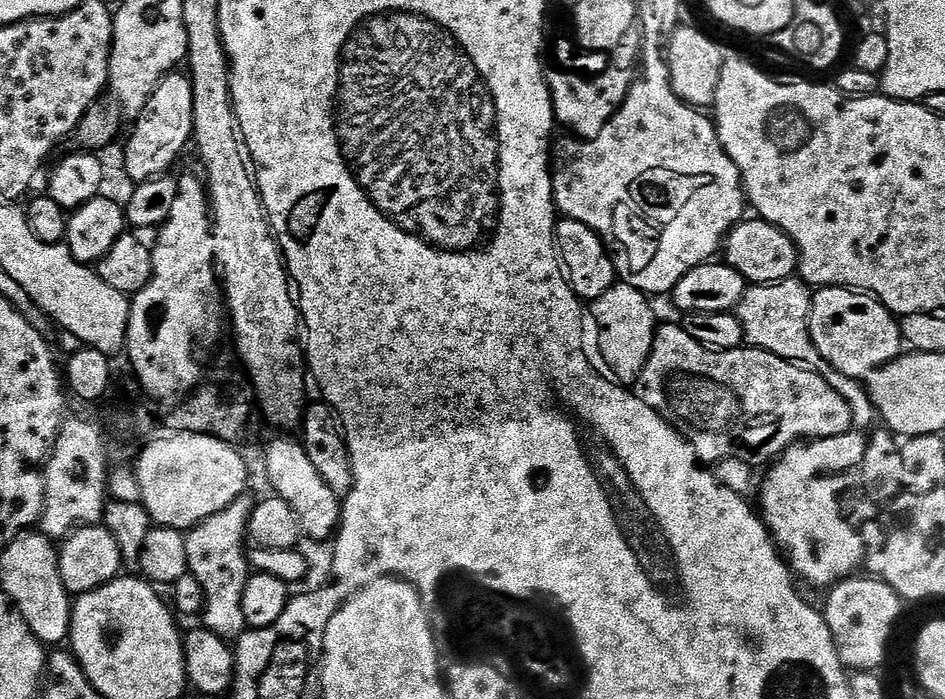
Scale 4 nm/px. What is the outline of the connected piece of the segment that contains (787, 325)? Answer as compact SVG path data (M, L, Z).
M799 278L779 280L773 284L753 284L745 287L744 297L736 305L734 313L741 320L744 337L751 347L773 352L783 360L792 360L815 370L822 379L830 382L830 386L834 386L834 390L838 390L838 394L842 394L842 398L846 398L846 404L850 406L853 429L871 429L877 423L878 413L872 405L872 399L868 397L867 387L857 377L842 374L835 366L826 363L814 346L808 329L812 293L813 289Z

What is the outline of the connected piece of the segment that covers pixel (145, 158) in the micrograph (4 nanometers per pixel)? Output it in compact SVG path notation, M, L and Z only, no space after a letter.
M173 70L167 76L163 76L151 92L152 97L145 102L144 109L132 128L132 137L124 148L124 168L128 171L133 185L145 184L147 180L169 175L173 171L176 159L183 154L187 144L189 147L193 139L194 86L191 75Z

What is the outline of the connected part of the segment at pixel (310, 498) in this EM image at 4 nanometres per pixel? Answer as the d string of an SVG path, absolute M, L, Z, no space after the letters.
M280 434L277 440L268 444L264 452L264 468L268 471L268 480L272 483L271 491L286 501L290 510L296 512L300 523L300 531L312 540L324 540L335 537L340 526L342 500L322 482L318 470L314 470L314 462L310 462L308 452L299 439L291 440L291 435Z

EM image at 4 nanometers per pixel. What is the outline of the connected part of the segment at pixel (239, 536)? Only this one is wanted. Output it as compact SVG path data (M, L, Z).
M251 495L240 496L220 513L206 517L185 535L188 571L204 591L203 627L209 628L229 642L235 641L248 628L242 608L242 594L246 594L246 582L250 575L248 523L252 517L254 500Z

